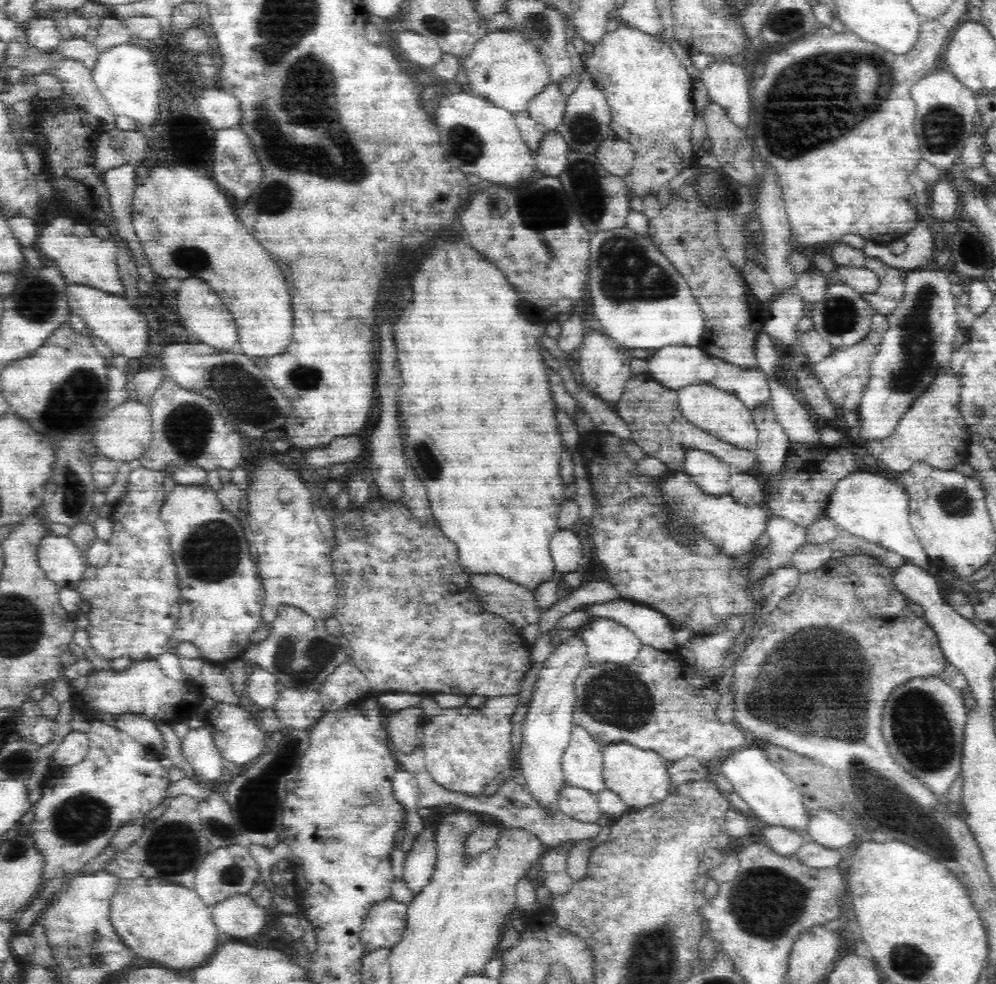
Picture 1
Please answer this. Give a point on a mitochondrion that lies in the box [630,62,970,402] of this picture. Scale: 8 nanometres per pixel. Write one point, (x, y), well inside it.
(916, 341)

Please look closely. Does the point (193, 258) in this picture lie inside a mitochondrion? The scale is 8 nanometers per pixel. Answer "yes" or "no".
yes

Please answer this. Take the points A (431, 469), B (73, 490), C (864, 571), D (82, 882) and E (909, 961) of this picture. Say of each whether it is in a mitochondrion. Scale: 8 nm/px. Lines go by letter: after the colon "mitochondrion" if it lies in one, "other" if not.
A: mitochondrion
B: mitochondrion
C: other
D: other
E: mitochondrion

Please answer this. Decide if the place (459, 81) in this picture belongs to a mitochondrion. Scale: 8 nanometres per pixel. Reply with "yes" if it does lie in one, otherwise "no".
no

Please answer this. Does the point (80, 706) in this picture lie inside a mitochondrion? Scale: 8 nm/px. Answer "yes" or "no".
no

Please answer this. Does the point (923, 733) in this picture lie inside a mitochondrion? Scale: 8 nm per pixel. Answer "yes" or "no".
yes

